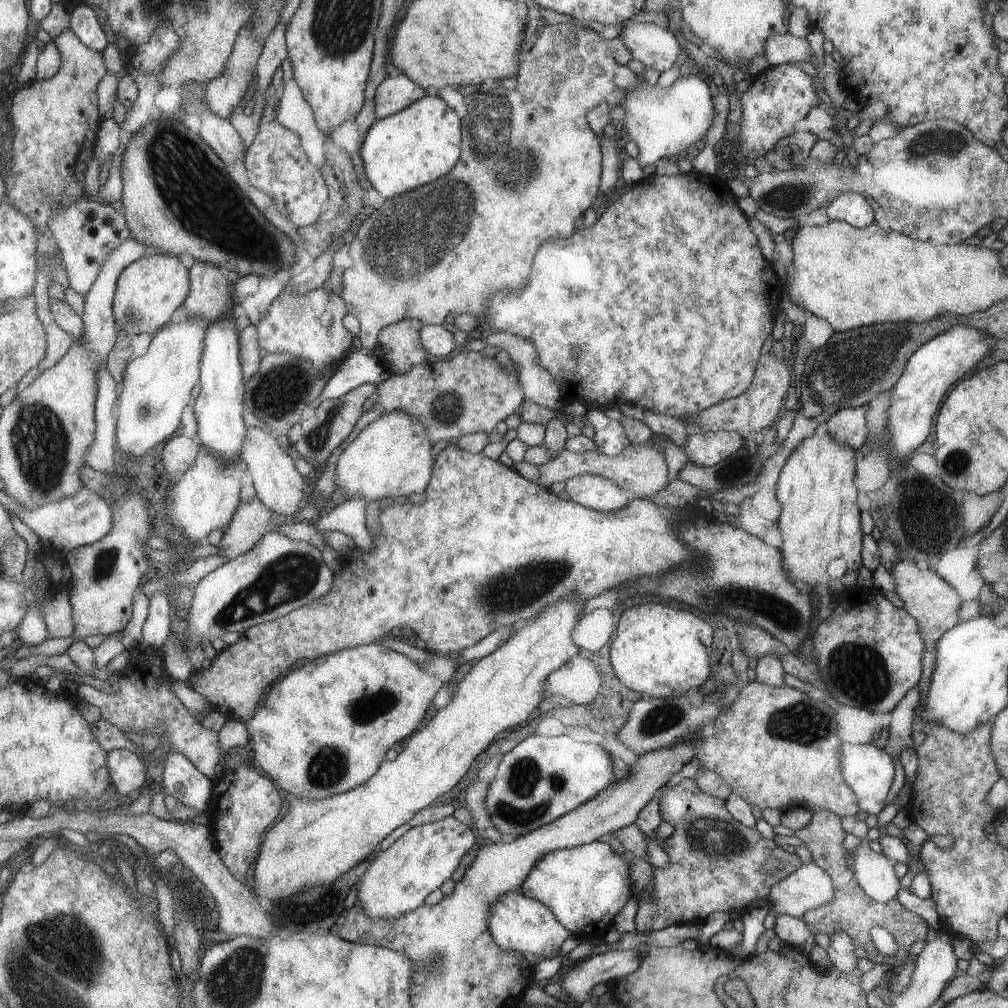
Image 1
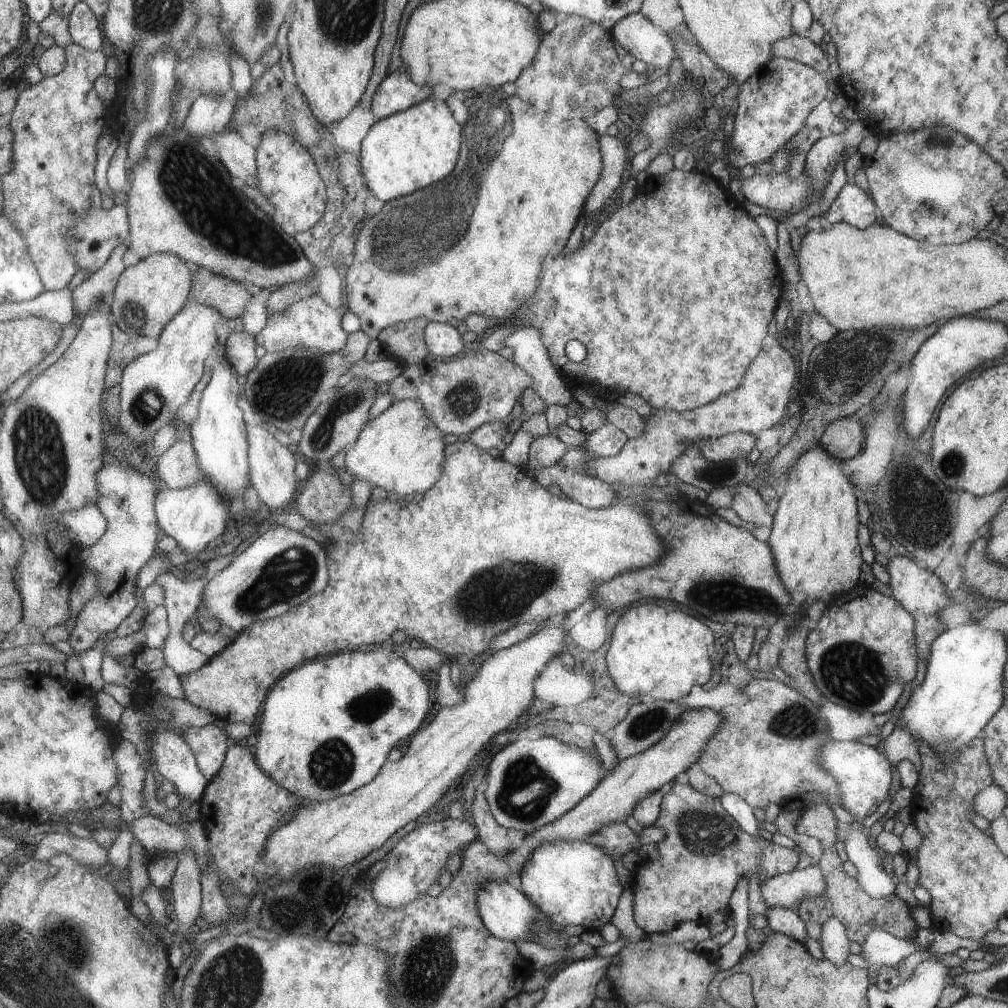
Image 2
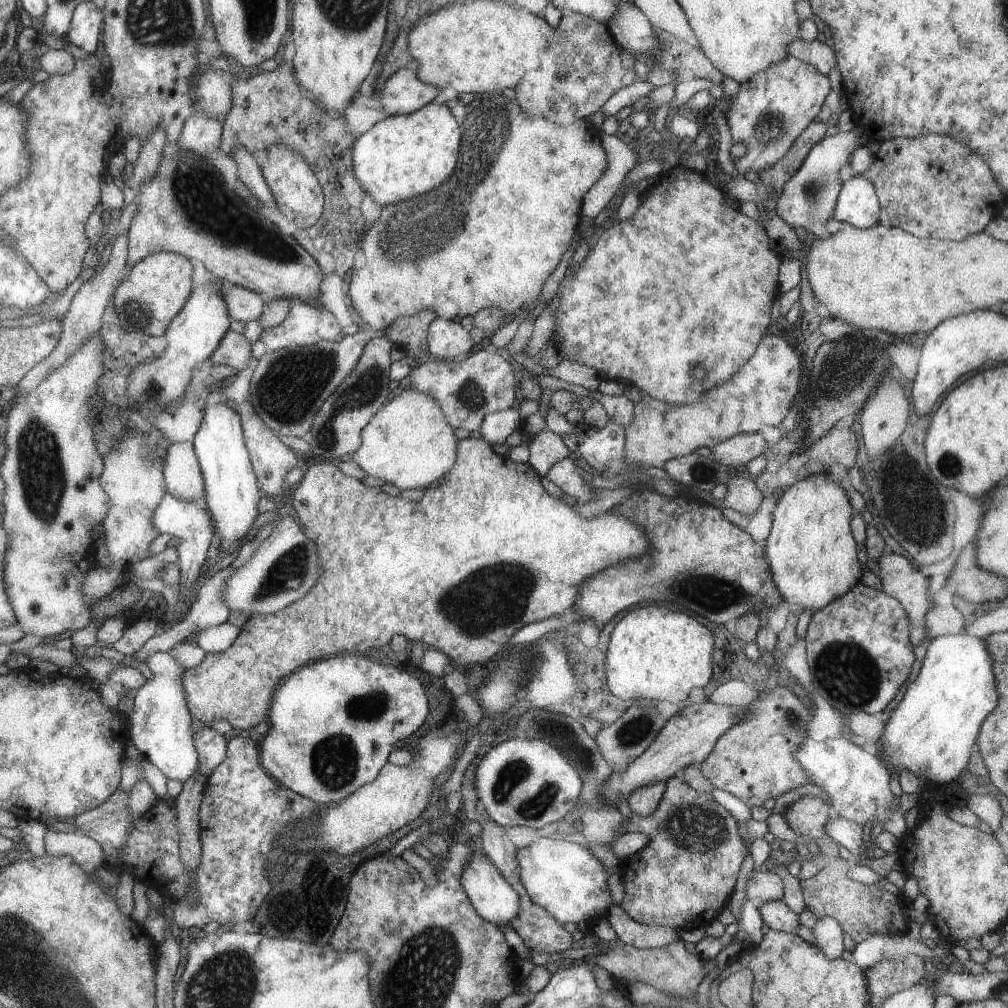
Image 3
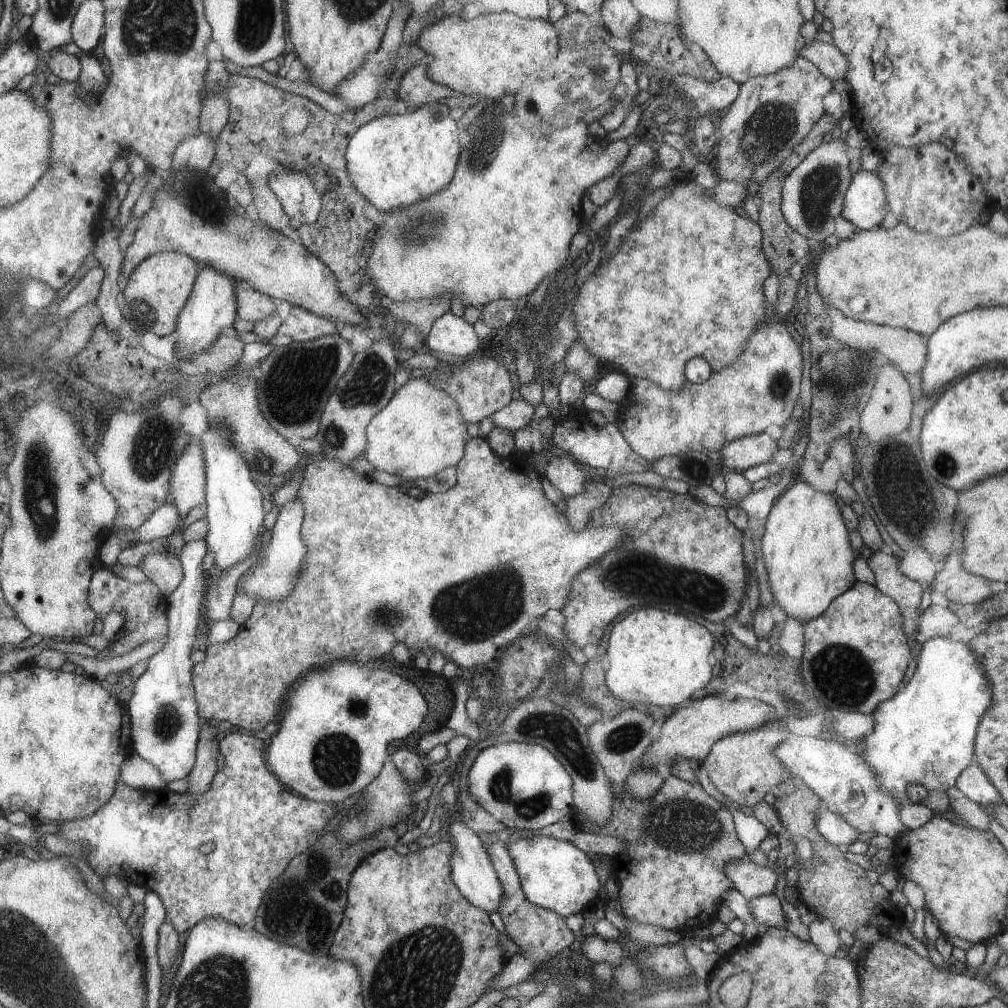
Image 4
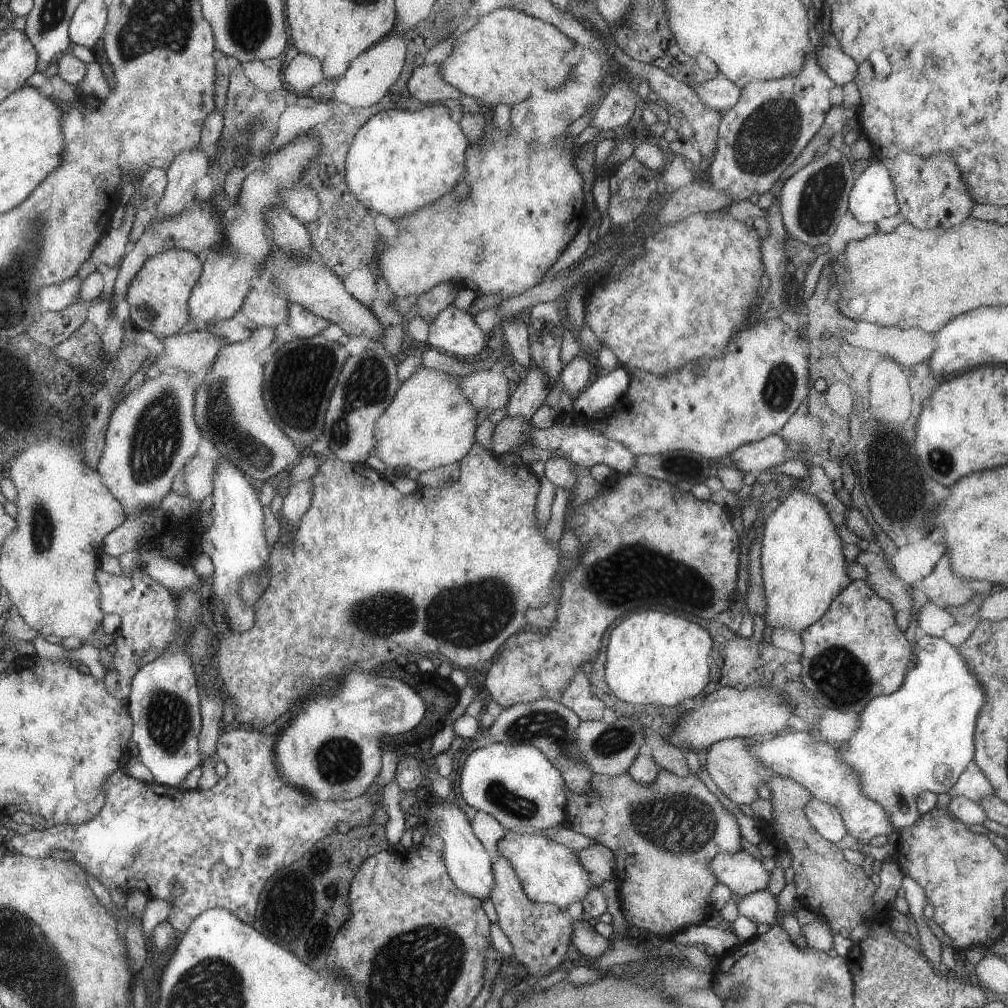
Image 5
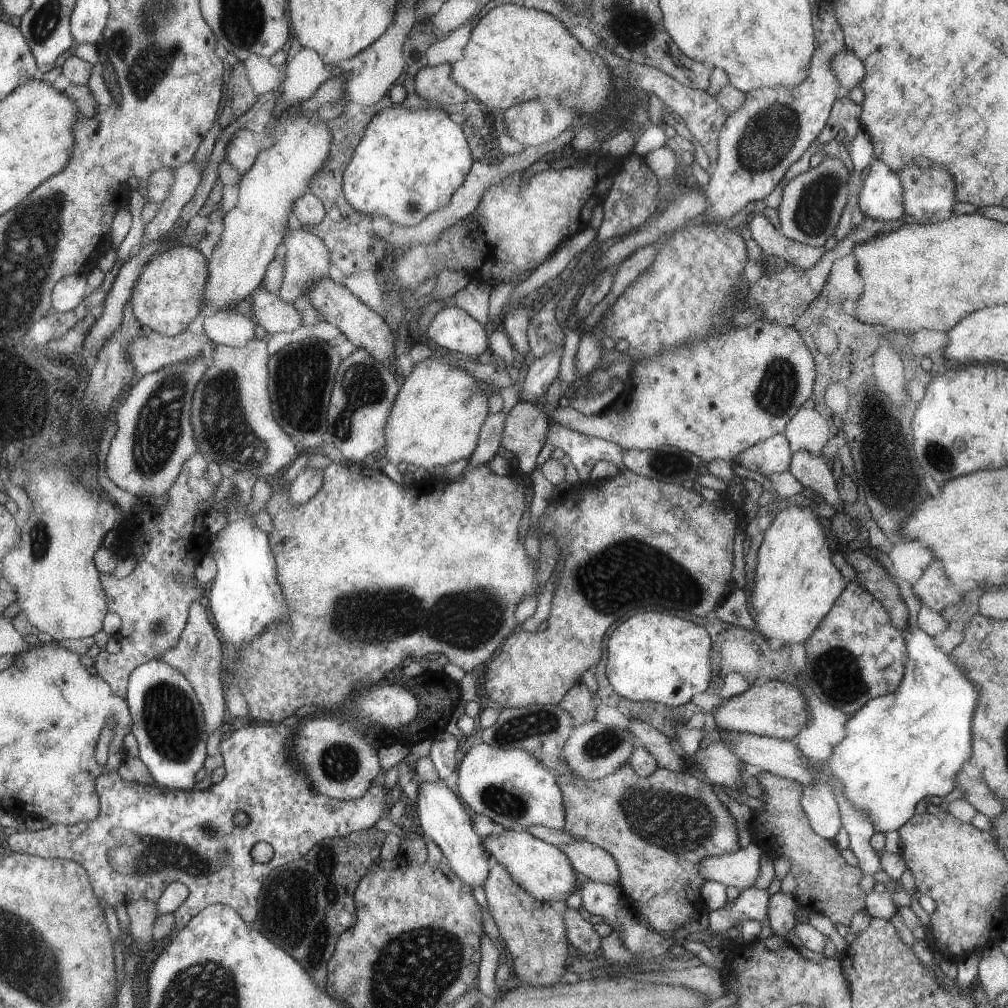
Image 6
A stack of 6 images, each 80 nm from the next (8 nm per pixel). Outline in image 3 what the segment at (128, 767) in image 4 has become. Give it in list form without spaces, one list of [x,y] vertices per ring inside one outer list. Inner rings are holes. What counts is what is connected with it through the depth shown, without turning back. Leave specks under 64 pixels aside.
[[[140,758],[137,762],[126,760],[123,765],[123,774],[121,774],[121,784],[116,792],[127,792],[131,790],[139,780],[143,780],[153,792],[154,798],[163,798],[169,800],[170,804],[175,803],[175,798],[170,797],[166,790],[166,778],[145,759]]]

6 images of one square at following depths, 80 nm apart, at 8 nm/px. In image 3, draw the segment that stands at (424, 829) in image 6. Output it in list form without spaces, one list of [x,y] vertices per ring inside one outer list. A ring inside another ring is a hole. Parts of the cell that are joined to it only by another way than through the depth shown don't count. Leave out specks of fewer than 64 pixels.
[[[474,840],[473,844],[473,858],[469,858],[469,862],[465,864],[465,870],[461,874],[463,890],[468,895],[469,903],[475,908],[479,918],[489,924],[497,924],[497,928],[511,928],[509,922],[515,918],[515,914],[519,912],[519,906],[521,906],[520,896],[484,855],[479,841]]]

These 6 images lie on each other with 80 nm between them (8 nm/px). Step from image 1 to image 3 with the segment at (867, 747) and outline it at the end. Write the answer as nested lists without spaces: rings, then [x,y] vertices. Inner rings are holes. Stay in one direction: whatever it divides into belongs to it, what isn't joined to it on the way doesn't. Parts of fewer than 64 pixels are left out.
[[[847,736],[823,741],[807,737],[793,752],[793,760],[797,760],[799,766],[807,770],[805,774],[809,776],[811,785],[816,784],[825,792],[832,814],[836,817],[861,824],[863,827],[865,822],[873,822],[877,812],[887,810],[889,802],[897,802],[889,792],[890,774],[887,766],[875,756],[863,752],[859,746],[850,742]]]

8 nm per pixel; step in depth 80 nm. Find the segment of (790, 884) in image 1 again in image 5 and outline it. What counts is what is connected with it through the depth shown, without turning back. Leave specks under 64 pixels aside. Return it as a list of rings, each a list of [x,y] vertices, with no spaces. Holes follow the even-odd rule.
[[[743,850],[735,854],[719,853],[708,862],[708,869],[719,883],[723,883],[738,898],[768,887],[769,872],[761,861]]]

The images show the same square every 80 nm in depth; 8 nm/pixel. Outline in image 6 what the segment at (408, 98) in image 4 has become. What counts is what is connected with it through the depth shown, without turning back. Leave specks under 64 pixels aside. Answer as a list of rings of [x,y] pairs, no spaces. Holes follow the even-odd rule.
[[[451,64],[423,66],[417,70],[415,90],[425,101],[436,106],[462,104],[471,97],[453,82]]]

